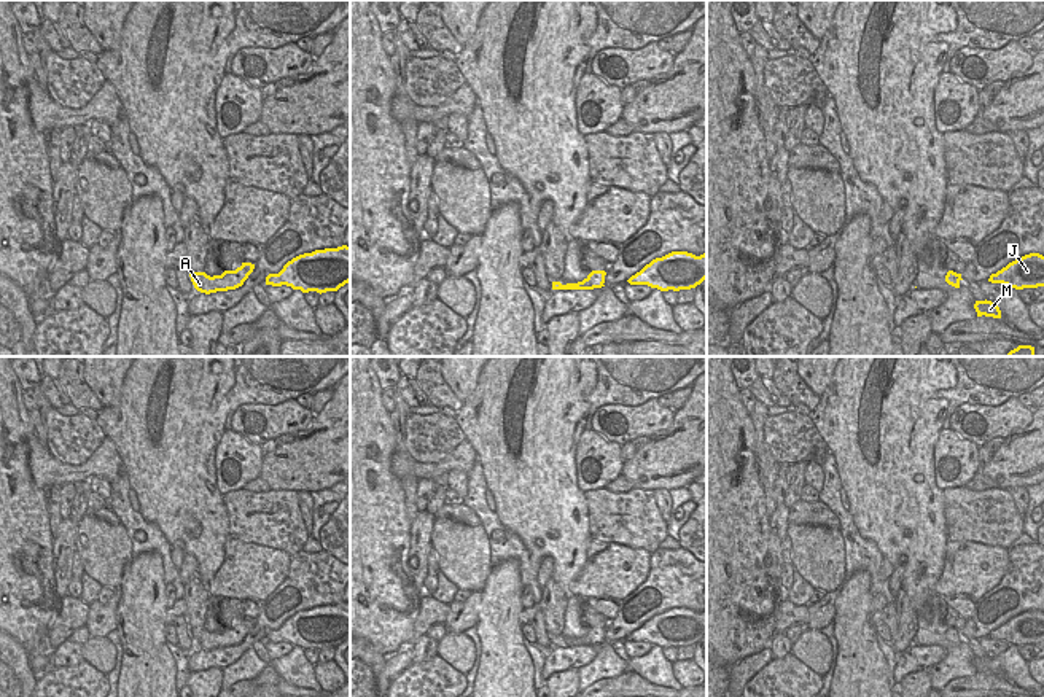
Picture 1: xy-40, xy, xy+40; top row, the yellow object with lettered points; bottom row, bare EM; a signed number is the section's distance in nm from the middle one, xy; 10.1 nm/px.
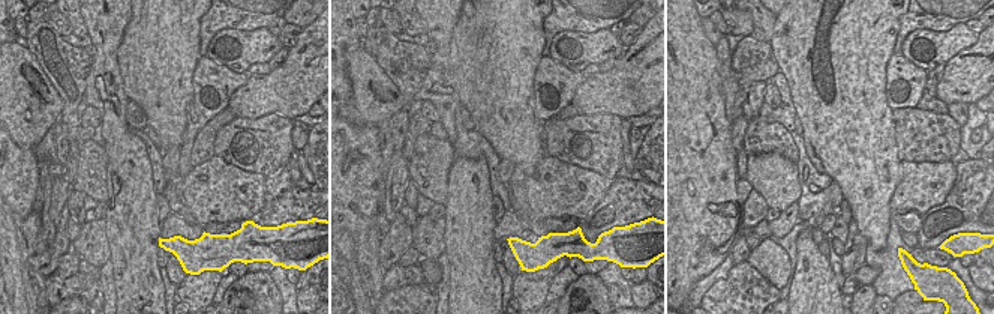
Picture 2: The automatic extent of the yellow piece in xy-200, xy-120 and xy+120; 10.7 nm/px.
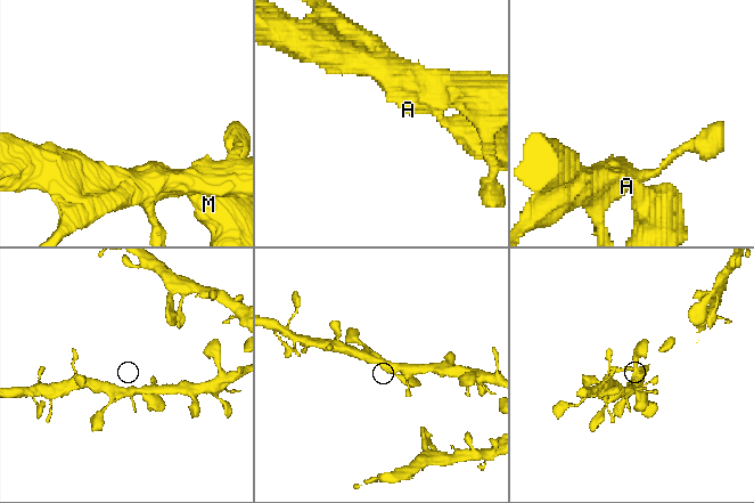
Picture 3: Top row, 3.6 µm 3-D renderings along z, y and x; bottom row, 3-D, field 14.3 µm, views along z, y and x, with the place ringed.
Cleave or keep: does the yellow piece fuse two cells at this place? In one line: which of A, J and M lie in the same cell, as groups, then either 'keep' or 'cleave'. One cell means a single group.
A J M | keep

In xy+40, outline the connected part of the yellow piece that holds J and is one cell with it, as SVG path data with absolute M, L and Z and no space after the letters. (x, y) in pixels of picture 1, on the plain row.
M1039 609L1025 611L991 630L988 638L1015 646L1044 643L1044 613Z

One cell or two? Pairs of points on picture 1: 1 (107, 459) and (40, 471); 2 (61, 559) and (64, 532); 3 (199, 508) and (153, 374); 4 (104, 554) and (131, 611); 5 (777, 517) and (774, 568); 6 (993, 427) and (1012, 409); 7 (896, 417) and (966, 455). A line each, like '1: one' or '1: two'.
1: one
2: one
3: one
4: two
5: one
6: one
7: two

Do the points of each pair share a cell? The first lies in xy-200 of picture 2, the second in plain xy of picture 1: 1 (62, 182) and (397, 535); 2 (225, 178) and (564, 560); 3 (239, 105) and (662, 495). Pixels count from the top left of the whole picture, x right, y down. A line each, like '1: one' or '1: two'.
1: two
2: two
3: two

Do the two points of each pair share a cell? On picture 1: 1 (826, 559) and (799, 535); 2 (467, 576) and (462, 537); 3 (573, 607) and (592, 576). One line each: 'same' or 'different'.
1: same
2: same
3: different

